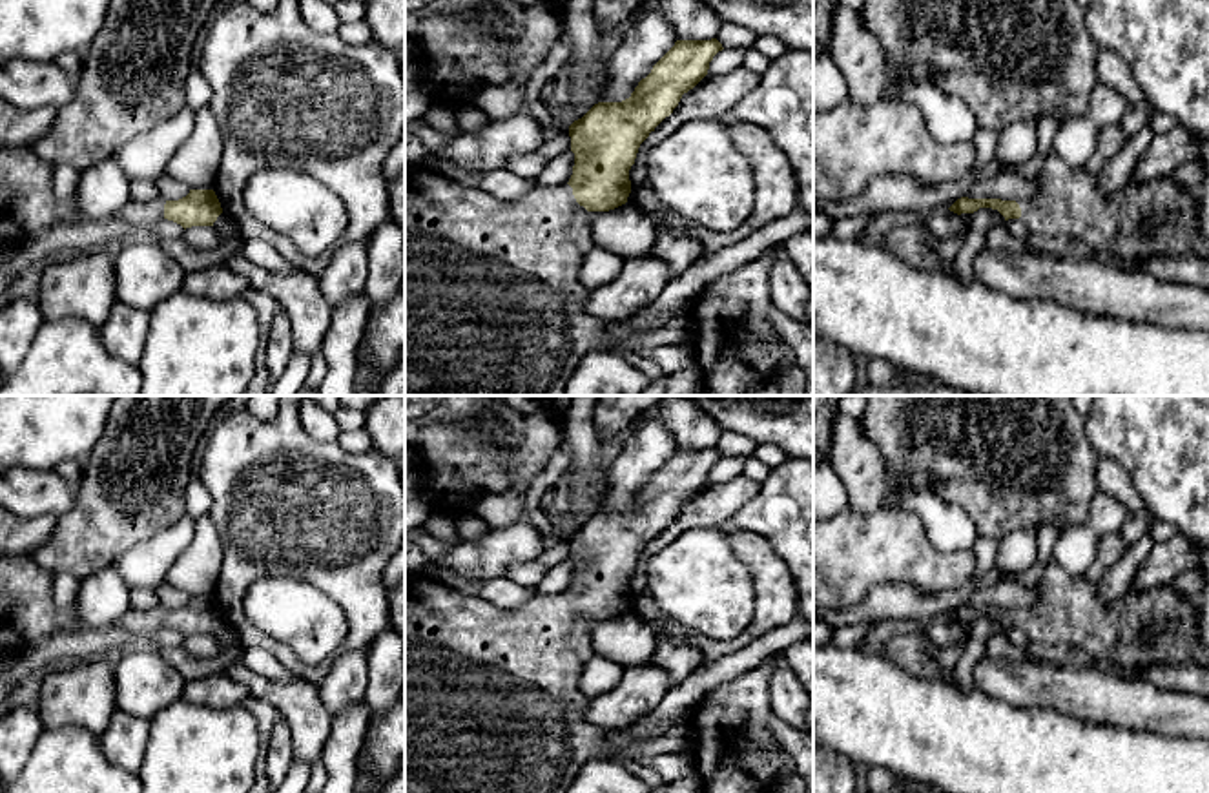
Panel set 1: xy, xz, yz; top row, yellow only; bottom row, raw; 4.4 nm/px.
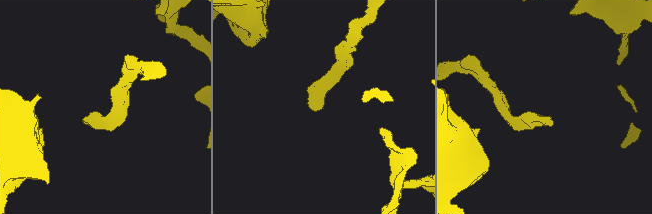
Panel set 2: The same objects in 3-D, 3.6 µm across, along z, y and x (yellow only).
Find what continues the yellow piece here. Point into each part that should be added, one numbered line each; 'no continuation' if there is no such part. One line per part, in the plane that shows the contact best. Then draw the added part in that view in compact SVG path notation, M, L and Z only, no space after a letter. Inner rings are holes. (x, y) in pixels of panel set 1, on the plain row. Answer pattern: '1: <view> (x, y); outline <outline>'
1: xz (493, 704); outline M425 574L405 576L405 793L567 793L580 767L593 760L636 760L644 753L695 753L691 711L673 718L666 733L636 740L627 747L611 742L613 731L589 724L585 711L591 698L580 691L580 678L593 656L596 651L589 620L576 611L569 592L534 594L525 605L503 611L483 598L461 594L441 580Z

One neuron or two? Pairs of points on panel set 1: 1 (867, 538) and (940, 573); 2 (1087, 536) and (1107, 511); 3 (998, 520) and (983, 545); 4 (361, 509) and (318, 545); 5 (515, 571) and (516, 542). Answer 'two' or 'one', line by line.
1: one
2: one
3: two
4: one
5: two

